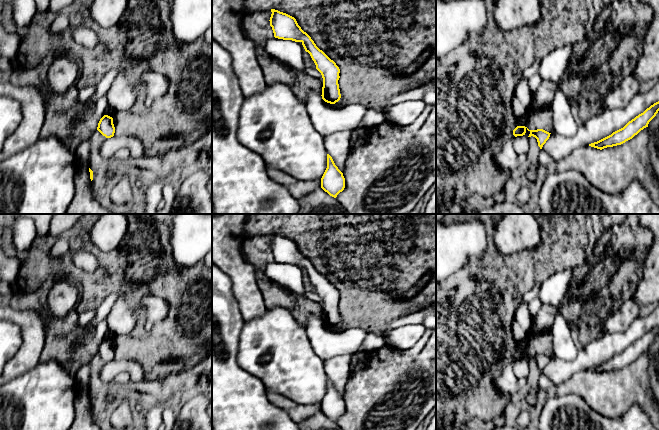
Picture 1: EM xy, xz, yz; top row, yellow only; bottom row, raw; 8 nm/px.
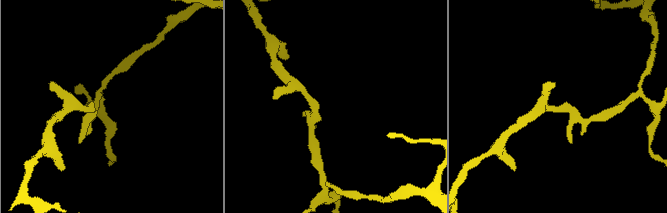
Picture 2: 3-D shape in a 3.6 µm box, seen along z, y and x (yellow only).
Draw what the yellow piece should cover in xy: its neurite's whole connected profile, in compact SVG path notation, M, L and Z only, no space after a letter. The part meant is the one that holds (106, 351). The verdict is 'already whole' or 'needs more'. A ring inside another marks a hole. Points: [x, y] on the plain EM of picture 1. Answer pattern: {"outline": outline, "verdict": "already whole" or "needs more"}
{"outline": "M104 339L98 347L97 354L106 362L113 361L115 357L113 342L108 339Z", "verdict": "already whole"}

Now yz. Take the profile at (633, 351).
{"outline": "M659 325L629 345L623 352L597 366L589 368L589 370L602 374L607 371L613 371L625 367L637 359L641 354L648 351L649 346L656 340L658 335Z", "verdict": "already whole"}

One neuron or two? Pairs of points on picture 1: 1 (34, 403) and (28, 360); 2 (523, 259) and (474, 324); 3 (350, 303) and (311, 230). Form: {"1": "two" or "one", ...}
{"1": "two", "2": "one", "3": "one"}

